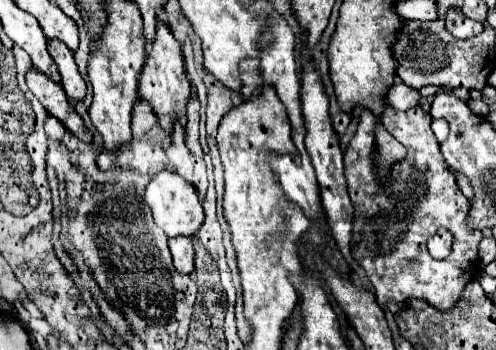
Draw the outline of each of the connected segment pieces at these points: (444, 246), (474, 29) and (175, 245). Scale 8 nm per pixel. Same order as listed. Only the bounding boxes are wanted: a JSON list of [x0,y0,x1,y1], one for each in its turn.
[[427,228,453,259],[447,9,479,39],[169,237,193,273]]

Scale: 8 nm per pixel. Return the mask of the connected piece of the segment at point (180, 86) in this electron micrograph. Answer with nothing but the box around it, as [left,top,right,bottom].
[139,19,191,125]

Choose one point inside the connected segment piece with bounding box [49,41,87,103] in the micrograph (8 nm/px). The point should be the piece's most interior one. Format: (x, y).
(72, 82)

